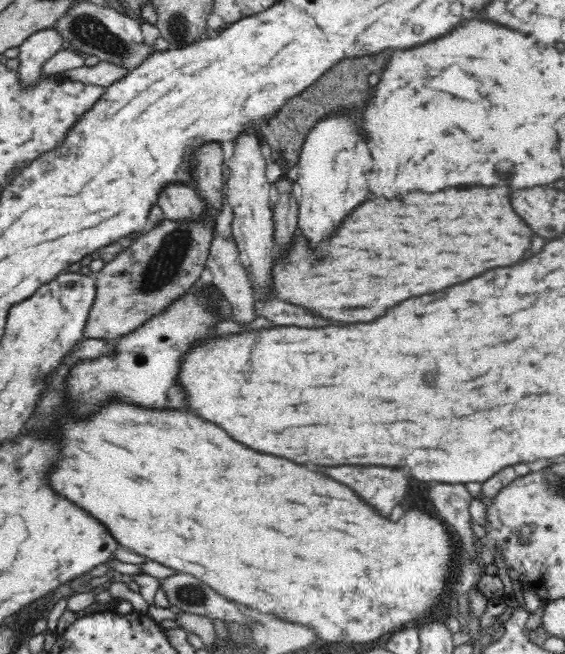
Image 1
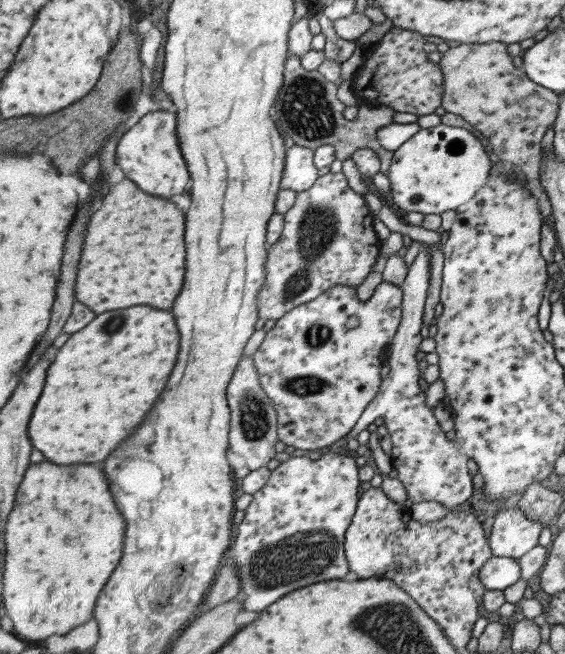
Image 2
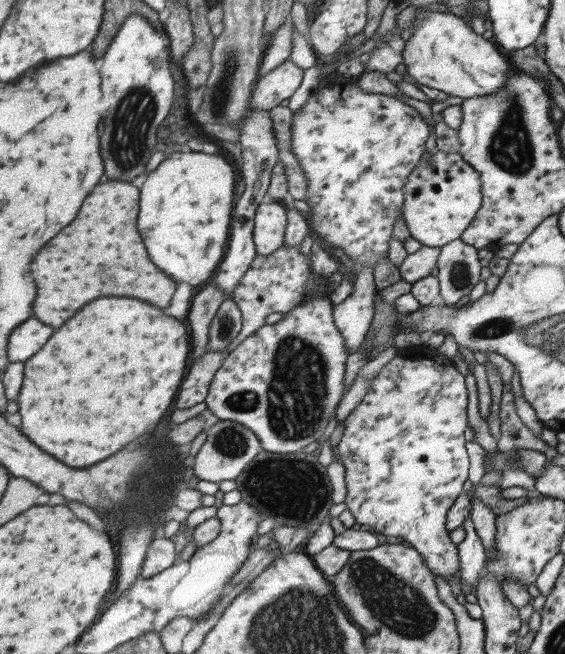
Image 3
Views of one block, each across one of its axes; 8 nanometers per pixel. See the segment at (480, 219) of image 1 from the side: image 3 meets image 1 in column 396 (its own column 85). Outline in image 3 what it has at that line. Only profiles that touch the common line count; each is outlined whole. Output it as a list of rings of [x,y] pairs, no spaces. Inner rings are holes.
[[[110,180],[98,184],[90,192],[76,220],[54,236],[54,240],[50,240],[50,244],[46,244],[32,262],[34,282],[38,288],[34,316],[40,322],[48,326],[62,326],[90,300],[108,296],[108,286],[112,296],[140,298],[158,308],[166,308],[170,304],[176,284],[148,260],[142,236],[136,228],[136,218],[138,188],[130,182]]]

